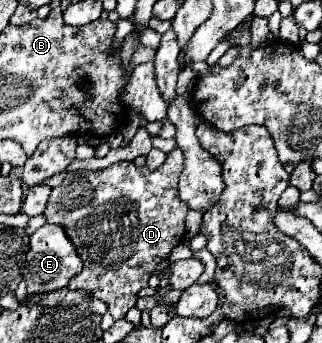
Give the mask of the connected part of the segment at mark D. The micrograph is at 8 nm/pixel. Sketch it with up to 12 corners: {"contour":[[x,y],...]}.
{"contour":[[185,156],[71,172],[49,196],[119,320],[183,240]]}

